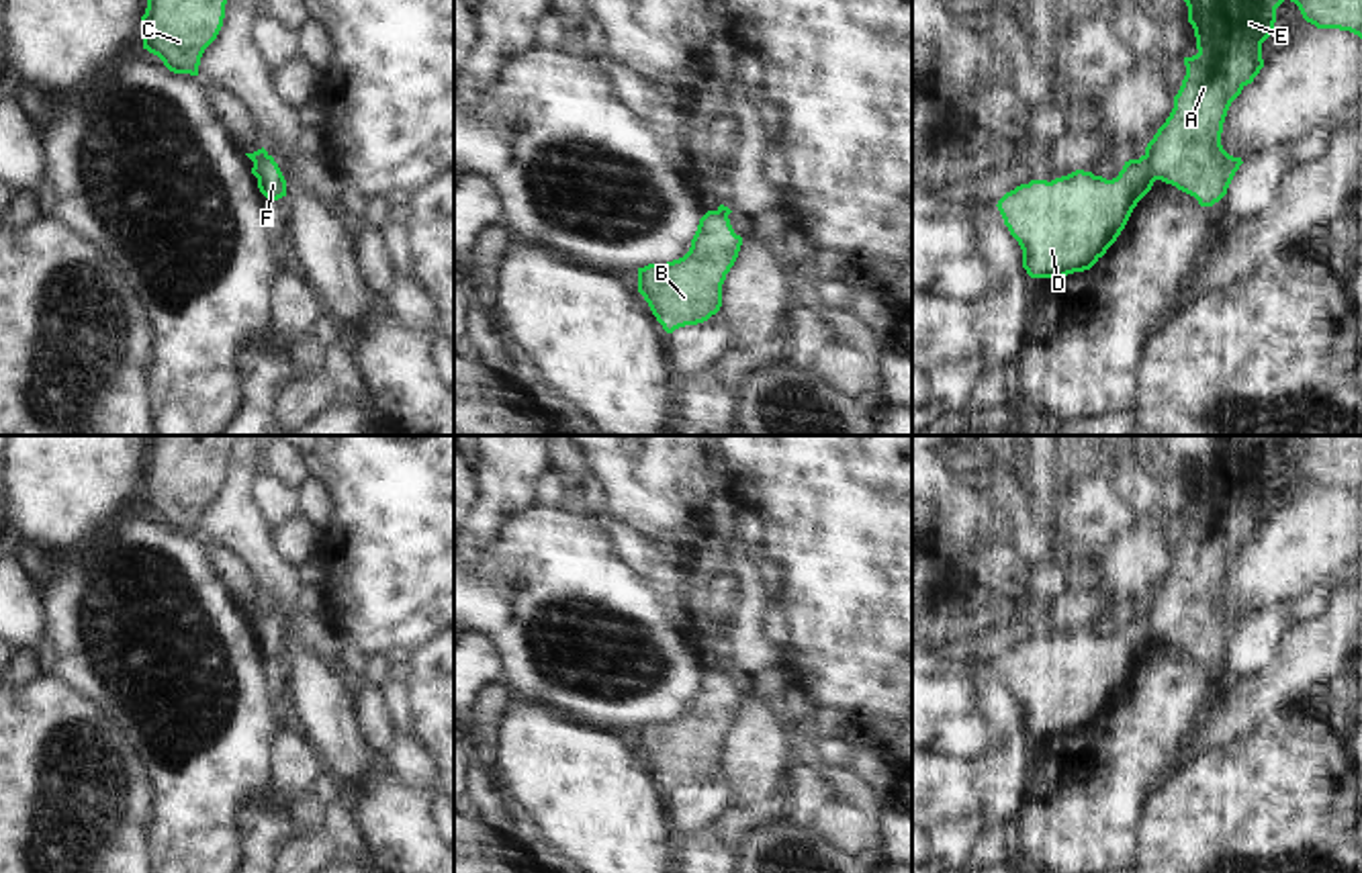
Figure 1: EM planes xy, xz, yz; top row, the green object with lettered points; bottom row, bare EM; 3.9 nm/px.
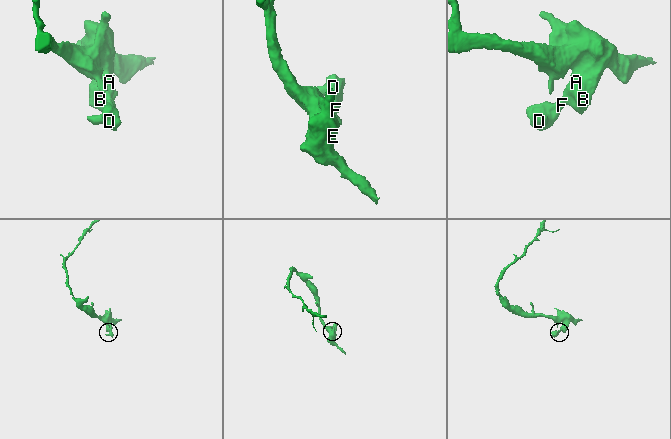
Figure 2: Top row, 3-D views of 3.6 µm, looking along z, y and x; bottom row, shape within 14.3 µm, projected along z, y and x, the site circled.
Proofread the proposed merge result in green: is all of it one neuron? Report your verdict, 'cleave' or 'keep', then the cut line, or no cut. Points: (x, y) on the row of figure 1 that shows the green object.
cleave | yz (1144, 156), (1158, 178)

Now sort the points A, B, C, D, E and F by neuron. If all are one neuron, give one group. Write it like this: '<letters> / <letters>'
A B C E / D F

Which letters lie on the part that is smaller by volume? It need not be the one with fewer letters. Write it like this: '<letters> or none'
D, F

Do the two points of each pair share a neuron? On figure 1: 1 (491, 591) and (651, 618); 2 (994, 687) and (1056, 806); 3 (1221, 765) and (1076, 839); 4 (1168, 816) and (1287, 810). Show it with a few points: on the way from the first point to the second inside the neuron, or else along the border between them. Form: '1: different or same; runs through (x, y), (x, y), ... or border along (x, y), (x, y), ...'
1: same; runs through (530, 593), (579, 593), (612, 606)
2: different; border along (1039, 747), (1027, 775), (1025, 798)
3: different; border along (1144, 810), (1138, 822), (1140, 851)
4: same; runs through (1197, 816), (1258, 816)

